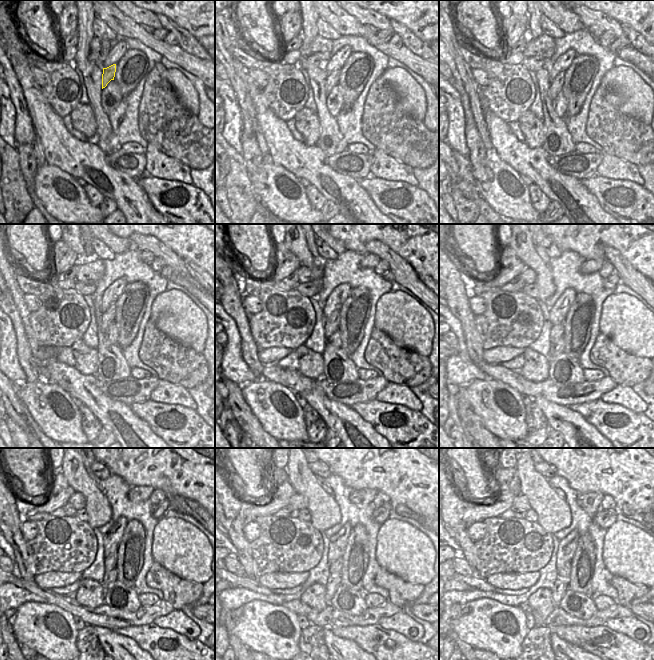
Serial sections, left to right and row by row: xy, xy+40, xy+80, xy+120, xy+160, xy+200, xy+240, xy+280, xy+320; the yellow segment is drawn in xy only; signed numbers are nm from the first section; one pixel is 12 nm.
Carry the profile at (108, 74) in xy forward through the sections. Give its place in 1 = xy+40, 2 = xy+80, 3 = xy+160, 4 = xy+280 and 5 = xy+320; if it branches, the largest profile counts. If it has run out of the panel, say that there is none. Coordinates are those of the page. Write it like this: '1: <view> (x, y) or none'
1: xy+40 (332, 80)
2: xy+80 (556, 84)
3: xy+160 (332, 322)
4: xy+280 (335, 567)
5: xy+320 (564, 573)

